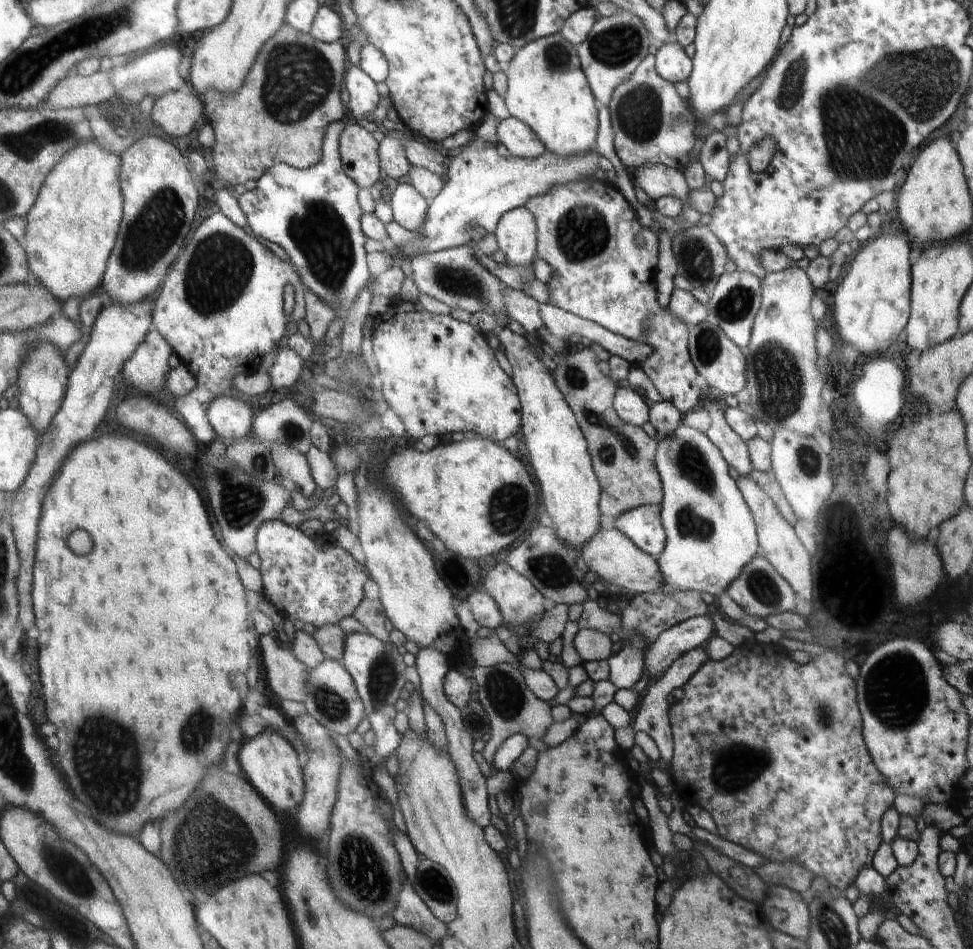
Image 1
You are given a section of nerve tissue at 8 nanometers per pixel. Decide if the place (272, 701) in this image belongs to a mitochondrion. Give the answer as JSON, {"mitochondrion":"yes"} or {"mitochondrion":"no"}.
{"mitochondrion":"no"}

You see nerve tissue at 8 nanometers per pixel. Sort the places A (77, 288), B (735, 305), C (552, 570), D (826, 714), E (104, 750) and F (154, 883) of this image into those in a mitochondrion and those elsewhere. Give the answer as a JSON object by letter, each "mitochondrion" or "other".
{"A":"other","B":"mitochondrion","C":"mitochondrion","D":"mitochondrion","E":"mitochondrion","F":"other"}

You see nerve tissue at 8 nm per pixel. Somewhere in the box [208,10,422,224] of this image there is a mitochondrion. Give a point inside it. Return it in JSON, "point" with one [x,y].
{"point":[298,78]}

